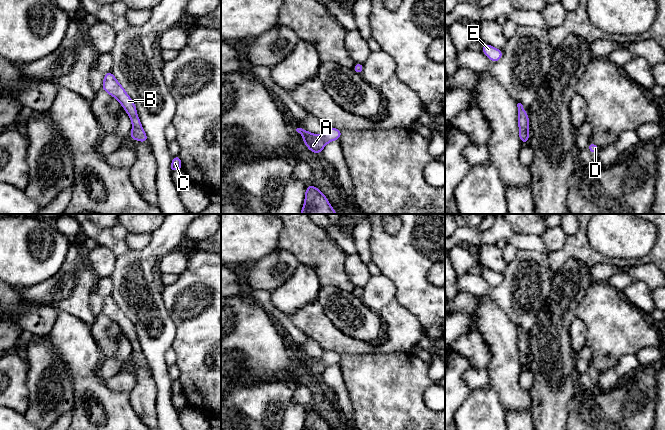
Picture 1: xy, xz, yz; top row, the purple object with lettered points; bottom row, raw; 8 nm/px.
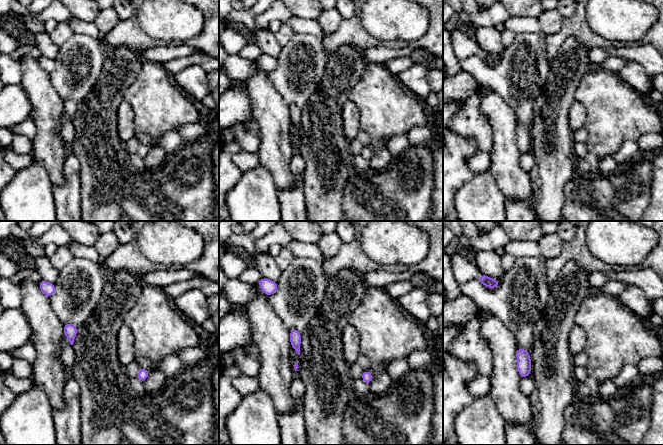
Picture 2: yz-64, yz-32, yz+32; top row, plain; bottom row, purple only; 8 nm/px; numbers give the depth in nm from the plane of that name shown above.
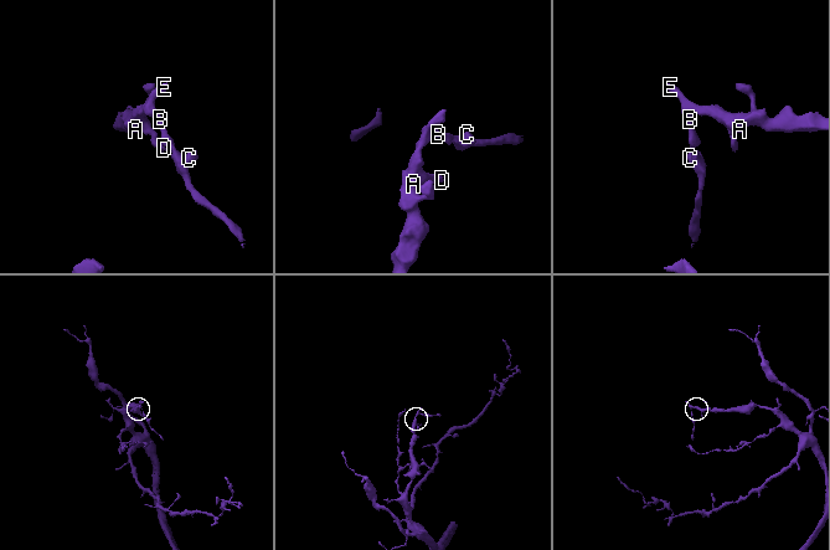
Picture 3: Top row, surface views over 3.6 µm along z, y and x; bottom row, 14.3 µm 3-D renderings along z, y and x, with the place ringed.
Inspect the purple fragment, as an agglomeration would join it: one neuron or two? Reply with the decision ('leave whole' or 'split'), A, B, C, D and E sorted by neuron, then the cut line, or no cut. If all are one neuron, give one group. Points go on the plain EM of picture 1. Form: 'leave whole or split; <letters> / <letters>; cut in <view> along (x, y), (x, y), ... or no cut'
leave whole; A B C D E; no cut

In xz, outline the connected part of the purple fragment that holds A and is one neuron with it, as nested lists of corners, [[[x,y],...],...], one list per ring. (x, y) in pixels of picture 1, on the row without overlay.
[[[324,351],[321,360],[308,356],[302,352],[297,352],[296,355],[302,359],[303,365],[308,373],[319,379],[326,368],[334,364],[339,364],[342,358],[341,354],[332,351]]]

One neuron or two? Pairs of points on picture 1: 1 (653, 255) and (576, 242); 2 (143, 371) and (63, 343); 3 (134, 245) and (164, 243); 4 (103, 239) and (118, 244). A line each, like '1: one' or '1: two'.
1: one
2: two
3: two
4: one

